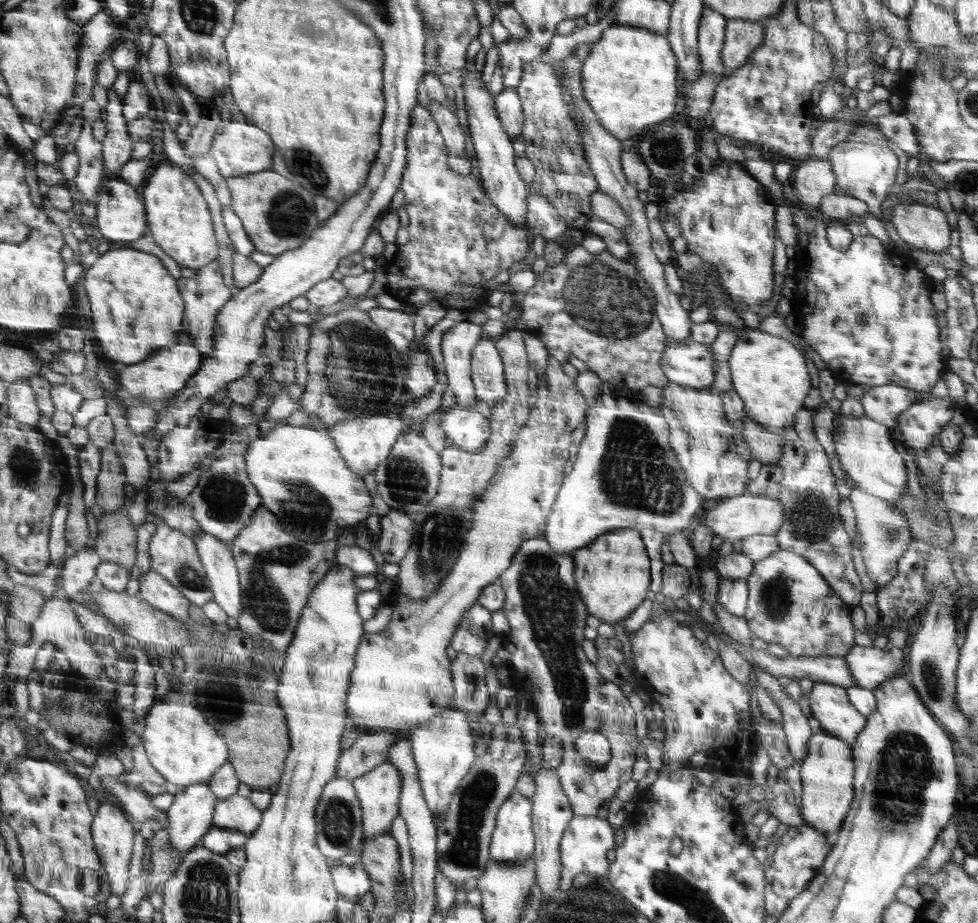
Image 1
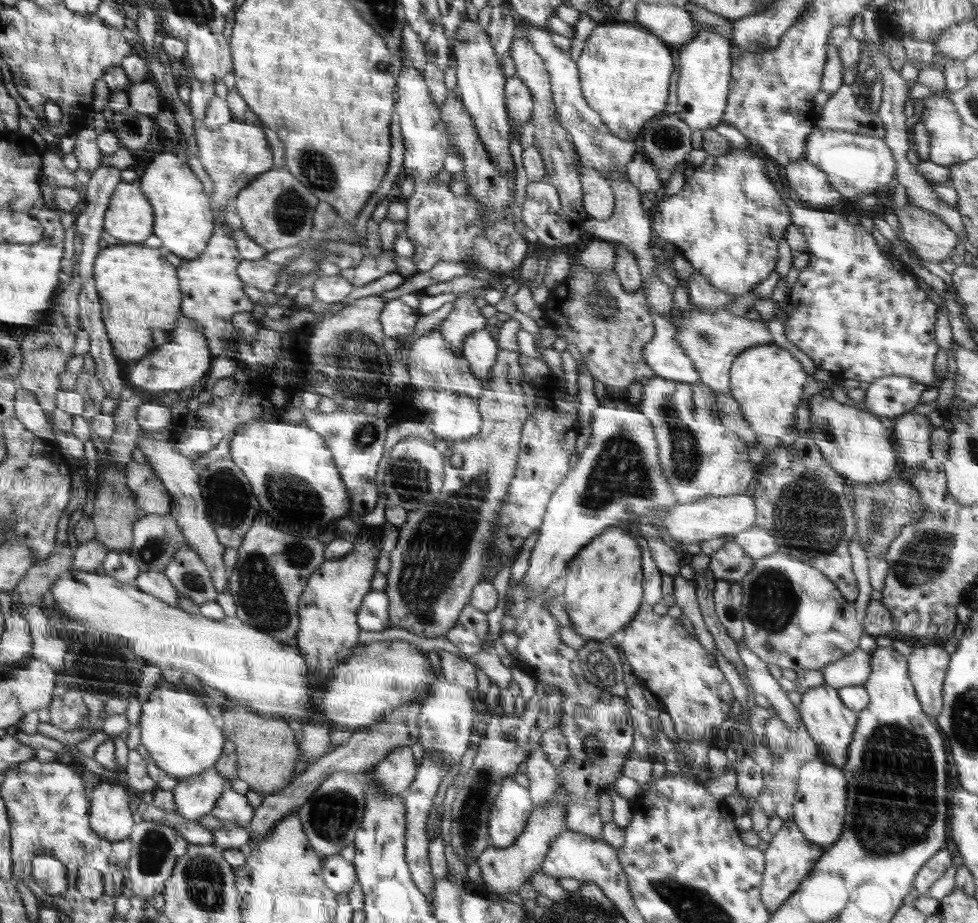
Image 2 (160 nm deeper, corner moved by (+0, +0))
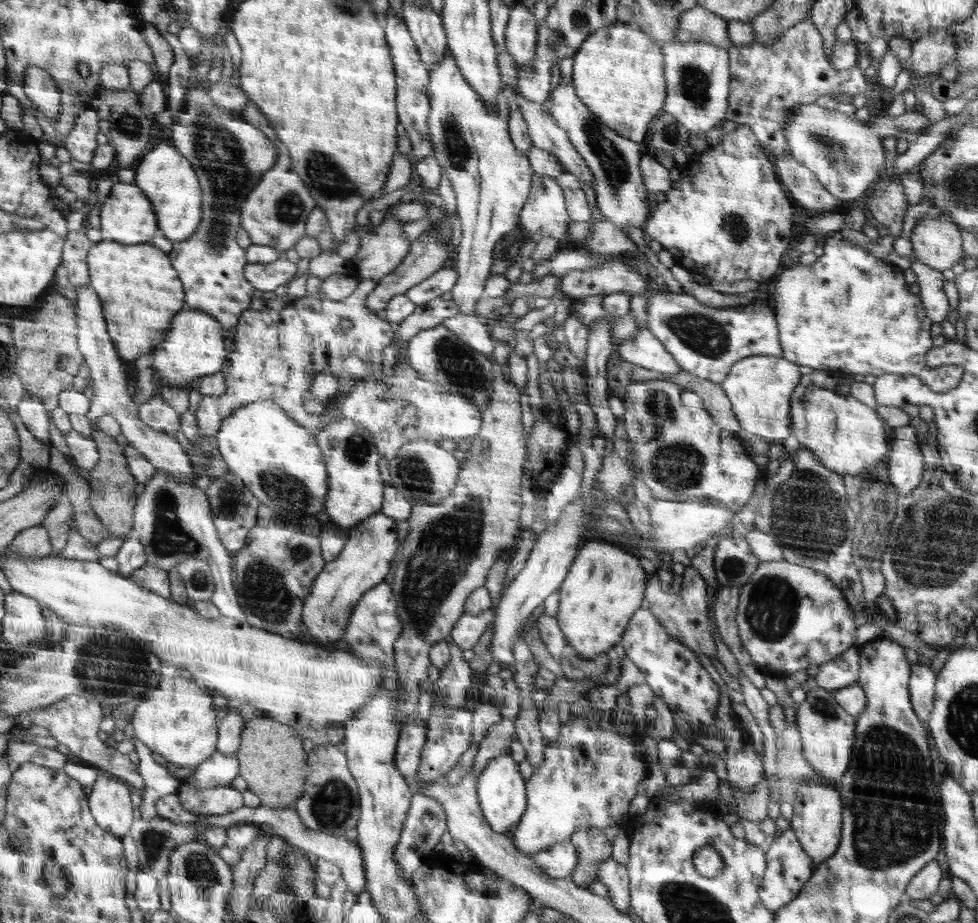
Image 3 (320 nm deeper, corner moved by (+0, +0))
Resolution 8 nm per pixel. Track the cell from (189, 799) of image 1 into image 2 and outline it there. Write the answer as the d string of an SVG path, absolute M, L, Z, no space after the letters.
M216 768L178 781L173 788L177 812L184 818L196 821L214 808L222 791L229 787L226 778L218 774Z

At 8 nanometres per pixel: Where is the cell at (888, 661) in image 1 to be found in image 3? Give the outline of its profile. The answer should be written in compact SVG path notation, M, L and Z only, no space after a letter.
M852 646L830 662L821 664L819 671L812 678L812 685L829 691L854 685L859 675L859 654L857 646Z

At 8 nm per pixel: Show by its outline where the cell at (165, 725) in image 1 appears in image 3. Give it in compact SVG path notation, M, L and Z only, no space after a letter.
M188 675L162 678L160 684L140 698L134 711L131 723L135 738L178 768L198 768L213 756L217 747L214 705L204 688L188 680Z

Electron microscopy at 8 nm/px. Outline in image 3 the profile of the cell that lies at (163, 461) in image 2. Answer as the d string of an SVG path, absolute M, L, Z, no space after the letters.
M80 286L76 290L75 313L77 322L77 341L79 351L84 357L85 363L89 366L91 372L91 387L93 388L93 397L91 398L91 407L85 414L90 422L91 430L97 427L97 418L109 414L113 416L120 425L121 433L126 440L136 450L139 450L158 471L164 471L172 475L178 484L188 487L197 487L194 469L190 462L190 457L186 455L183 447L176 440L176 436L155 431L145 422L139 419L139 406L132 400L131 394L127 390L127 380L122 366L122 359L114 350L114 343L107 333L106 322L102 318L102 308L96 292L92 286Z

